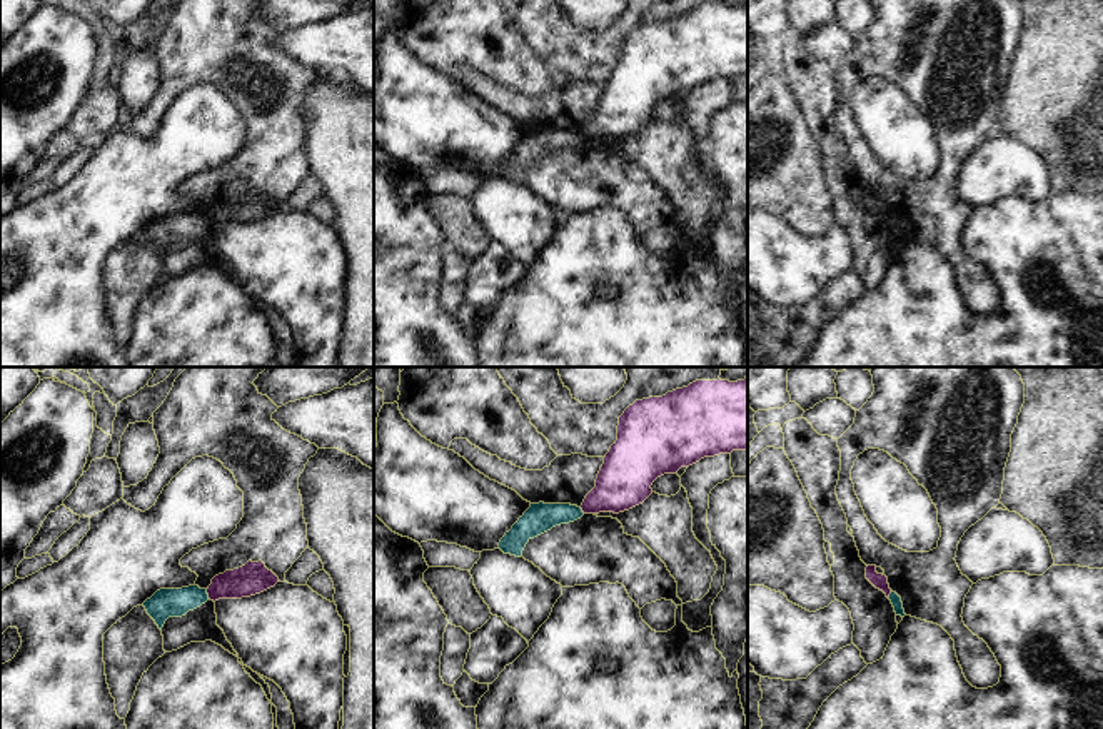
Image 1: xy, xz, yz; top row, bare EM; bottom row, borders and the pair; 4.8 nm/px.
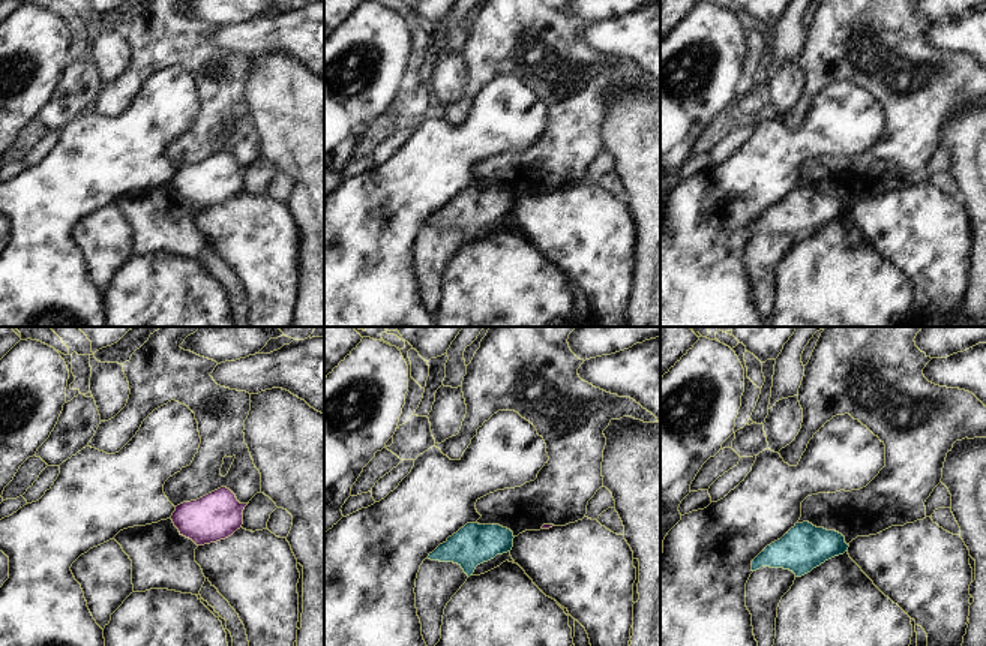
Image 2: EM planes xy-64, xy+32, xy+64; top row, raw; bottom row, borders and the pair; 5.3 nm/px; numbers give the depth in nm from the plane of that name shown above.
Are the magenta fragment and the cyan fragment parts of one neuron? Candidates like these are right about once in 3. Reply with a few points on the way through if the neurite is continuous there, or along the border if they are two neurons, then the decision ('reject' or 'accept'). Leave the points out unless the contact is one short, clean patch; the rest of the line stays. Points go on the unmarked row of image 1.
border xy (206, 216), (209, 224); reject

